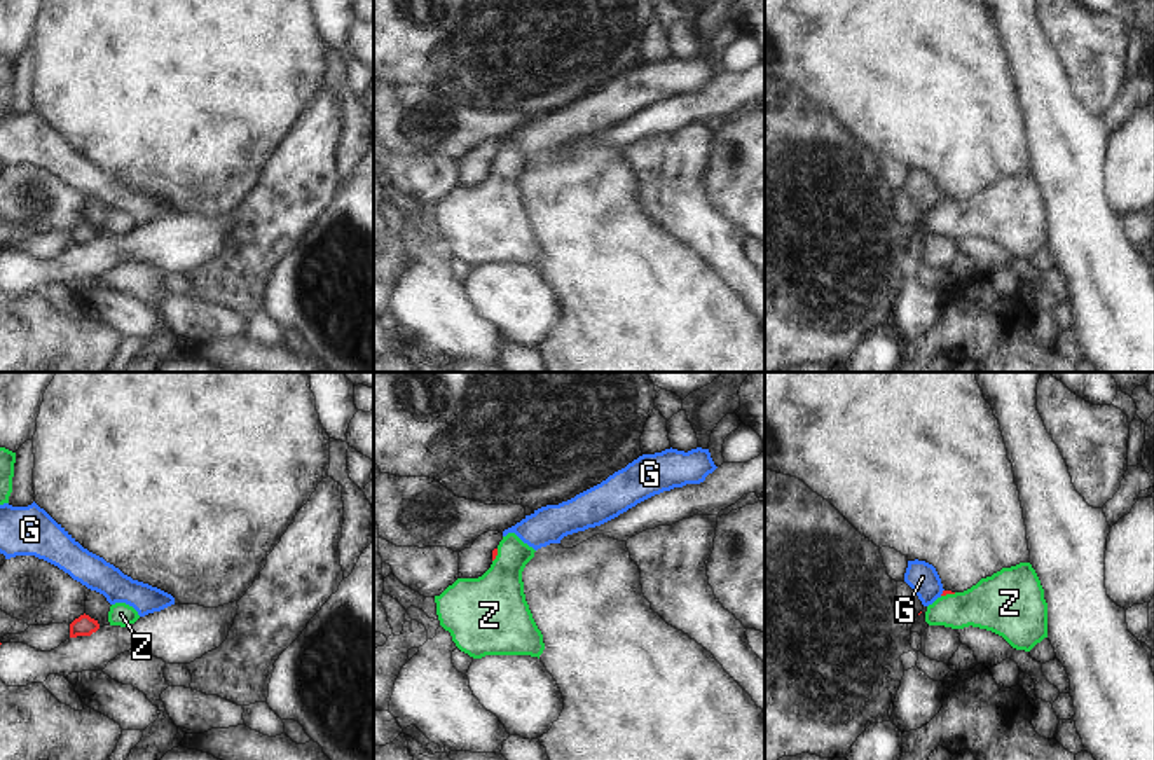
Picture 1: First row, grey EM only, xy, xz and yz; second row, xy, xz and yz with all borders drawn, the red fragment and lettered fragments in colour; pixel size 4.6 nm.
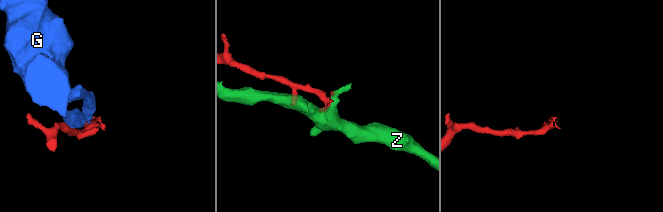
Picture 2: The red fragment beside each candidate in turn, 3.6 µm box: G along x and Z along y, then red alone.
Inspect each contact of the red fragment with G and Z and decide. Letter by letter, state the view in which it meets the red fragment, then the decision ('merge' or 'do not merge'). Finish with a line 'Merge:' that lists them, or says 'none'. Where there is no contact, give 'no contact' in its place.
G: yz | do not merge
Z: yz | merge
Merge: Z

